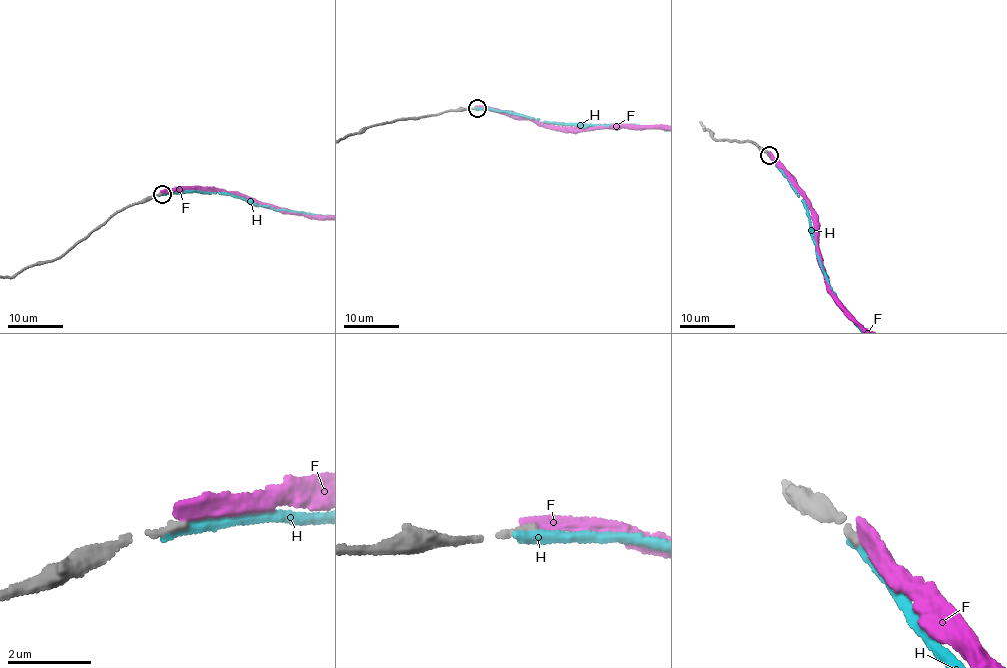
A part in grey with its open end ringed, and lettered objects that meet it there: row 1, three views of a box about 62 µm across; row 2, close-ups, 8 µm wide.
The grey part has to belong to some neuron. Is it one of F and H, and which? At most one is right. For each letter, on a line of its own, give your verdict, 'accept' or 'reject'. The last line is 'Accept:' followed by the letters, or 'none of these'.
F: reject
H: reject
Accept: none of these

